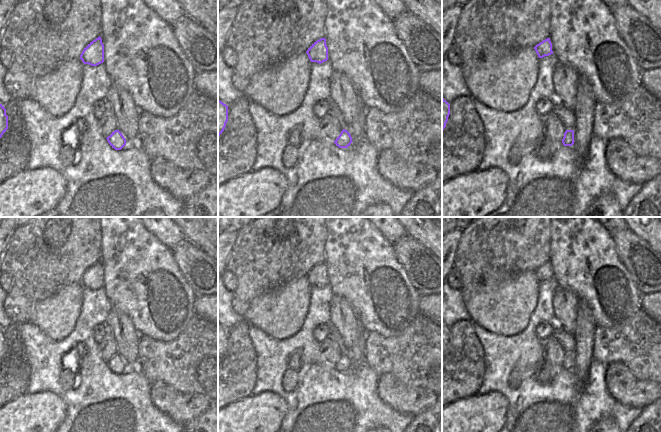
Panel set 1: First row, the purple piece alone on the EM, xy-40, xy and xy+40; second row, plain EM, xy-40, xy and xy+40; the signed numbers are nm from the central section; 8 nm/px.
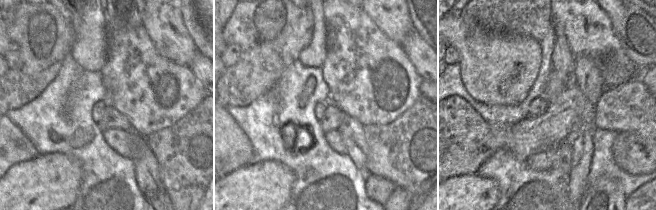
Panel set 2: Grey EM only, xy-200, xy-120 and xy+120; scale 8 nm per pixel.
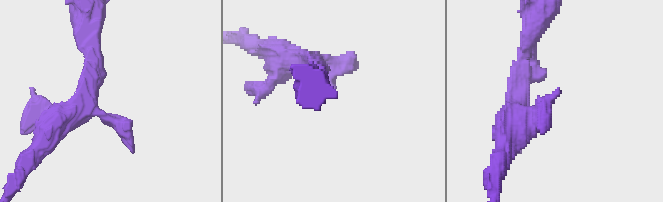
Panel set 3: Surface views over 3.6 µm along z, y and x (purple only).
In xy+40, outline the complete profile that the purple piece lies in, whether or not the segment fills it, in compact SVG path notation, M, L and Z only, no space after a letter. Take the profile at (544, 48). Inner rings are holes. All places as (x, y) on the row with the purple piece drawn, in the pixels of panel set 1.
M547 38L545 40L543 40L542 42L540 42L539 44L537 44L534 47L534 49L539 58L543 58L545 56L549 56L549 55L553 54L552 43L550 41L550 38Z

